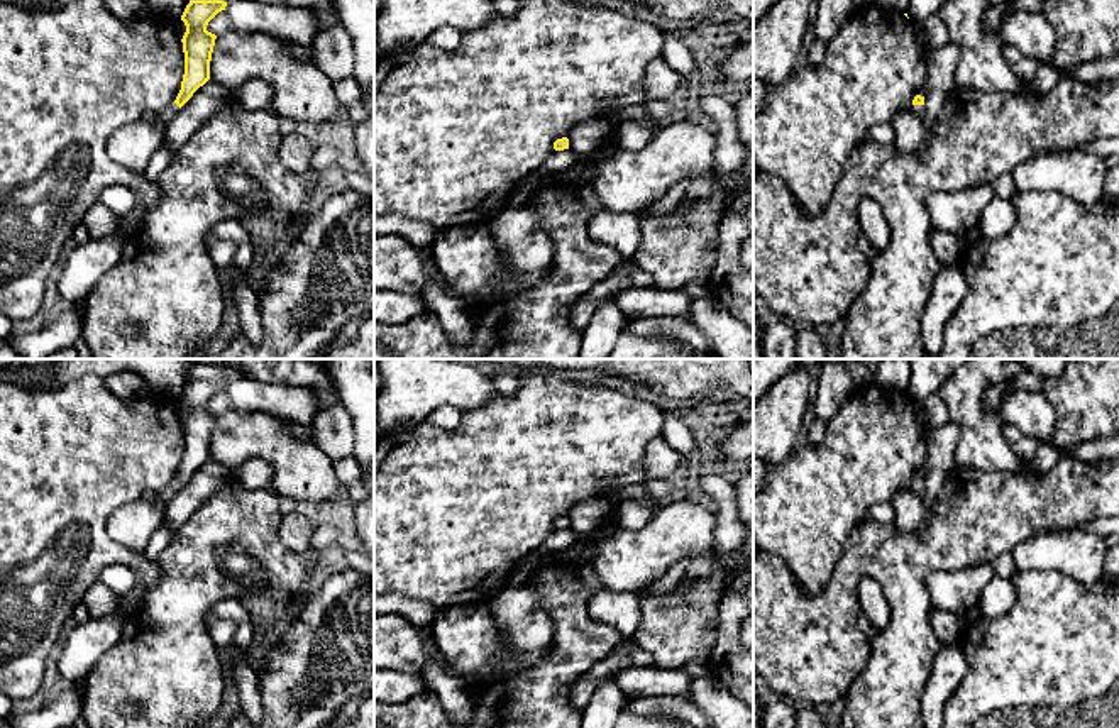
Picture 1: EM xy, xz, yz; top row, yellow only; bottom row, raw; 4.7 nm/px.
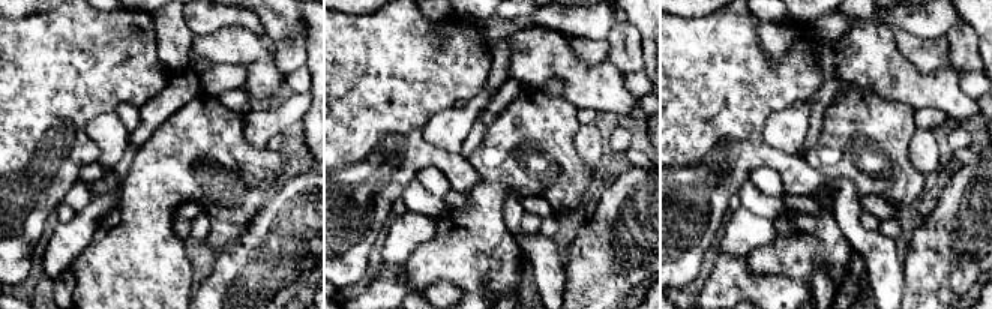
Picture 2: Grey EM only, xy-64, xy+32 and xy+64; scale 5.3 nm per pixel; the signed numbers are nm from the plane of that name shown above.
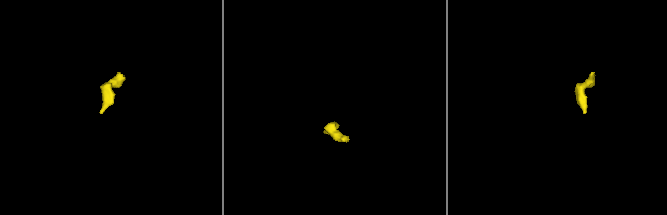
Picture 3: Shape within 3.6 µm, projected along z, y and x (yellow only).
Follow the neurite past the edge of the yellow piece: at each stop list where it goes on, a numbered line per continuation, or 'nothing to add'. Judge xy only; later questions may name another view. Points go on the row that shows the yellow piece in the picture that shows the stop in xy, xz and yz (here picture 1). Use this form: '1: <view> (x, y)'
1: xy (132, 146)

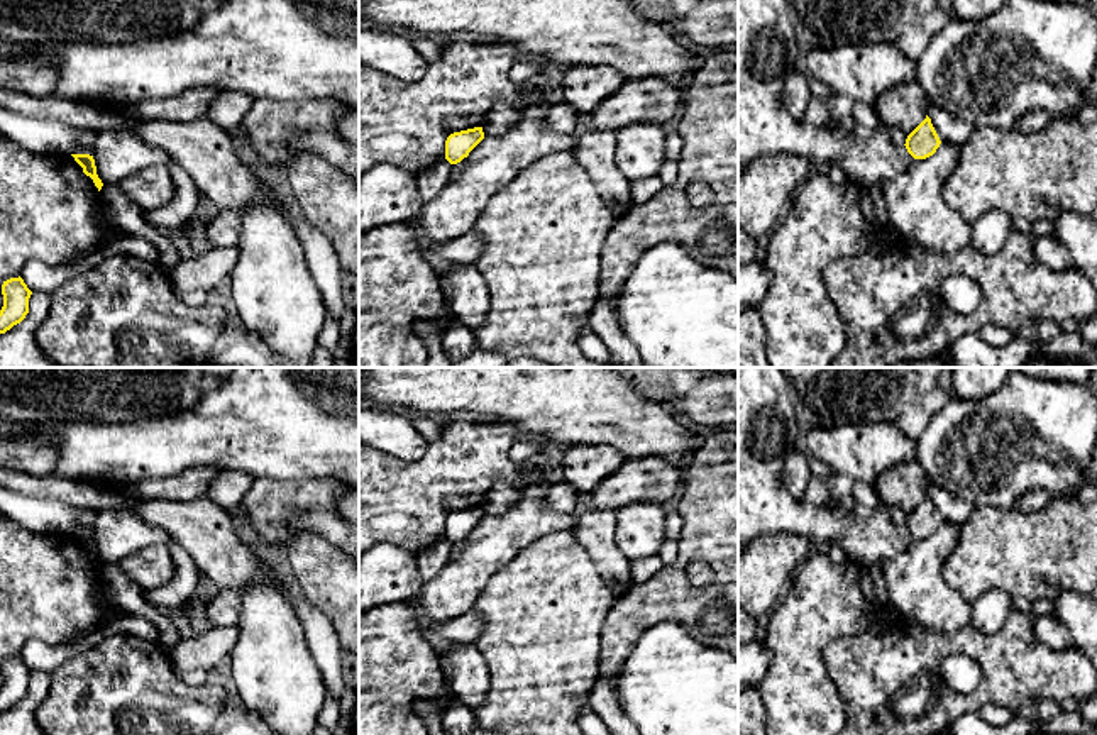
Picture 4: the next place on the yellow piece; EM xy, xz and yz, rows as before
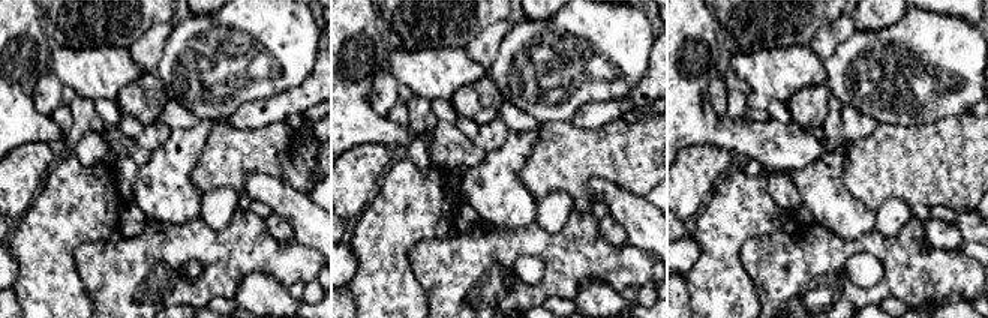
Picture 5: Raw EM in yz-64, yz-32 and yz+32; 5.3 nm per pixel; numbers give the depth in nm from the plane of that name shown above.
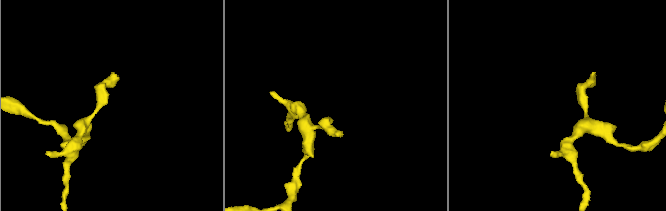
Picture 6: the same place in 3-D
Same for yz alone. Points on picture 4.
nothing to add

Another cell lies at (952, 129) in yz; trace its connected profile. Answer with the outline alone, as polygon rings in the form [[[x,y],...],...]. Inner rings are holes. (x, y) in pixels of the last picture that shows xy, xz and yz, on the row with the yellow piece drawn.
[[[931,105],[928,117],[941,142],[962,146],[972,139],[973,127],[958,115],[950,113],[943,107]]]

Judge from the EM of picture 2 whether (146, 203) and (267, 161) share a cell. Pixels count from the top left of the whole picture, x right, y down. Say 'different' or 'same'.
same

